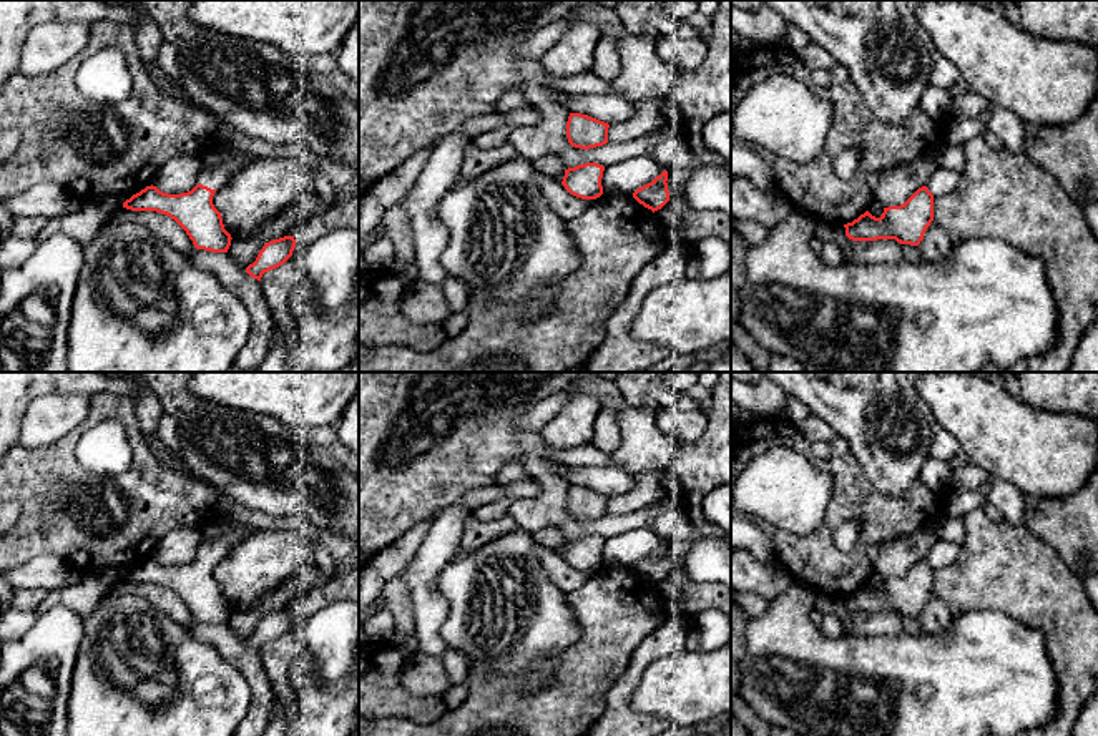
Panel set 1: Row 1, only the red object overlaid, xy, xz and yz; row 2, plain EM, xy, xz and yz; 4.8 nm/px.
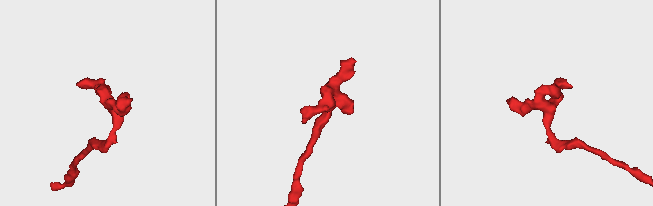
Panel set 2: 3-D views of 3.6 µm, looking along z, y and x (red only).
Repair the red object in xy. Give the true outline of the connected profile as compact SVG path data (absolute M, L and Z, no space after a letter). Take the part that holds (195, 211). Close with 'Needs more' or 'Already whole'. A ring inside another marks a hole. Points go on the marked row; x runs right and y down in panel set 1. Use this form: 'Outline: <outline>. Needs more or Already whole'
Outline: M234 150L221 166L201 168L191 191L168 194L151 184L126 199L123 208L166 214L186 231L196 249L228 253L233 238L224 229L221 213L213 204L213 196L243 166L256 159L259 158L248 151Z. Needs more

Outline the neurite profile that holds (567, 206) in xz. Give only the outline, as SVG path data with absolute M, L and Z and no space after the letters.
M535 171L535 184L540 189L542 196L547 199L548 206L563 221L570 221L576 218L581 211L590 208L590 204L595 201L595 199L581 199L570 194L560 181L540 171Z

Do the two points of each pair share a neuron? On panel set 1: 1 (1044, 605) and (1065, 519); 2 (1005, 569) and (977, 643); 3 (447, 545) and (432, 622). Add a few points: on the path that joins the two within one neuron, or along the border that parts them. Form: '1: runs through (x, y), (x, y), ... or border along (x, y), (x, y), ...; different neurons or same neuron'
1: border along (1025, 527), (1044, 539), (1078, 577); different neurons
2: border along (952, 615), (970, 610), (1000, 610), (1027, 623); different neurons
3: runs through (429, 564), (424, 569), (424, 595), (427, 603); same neuron

